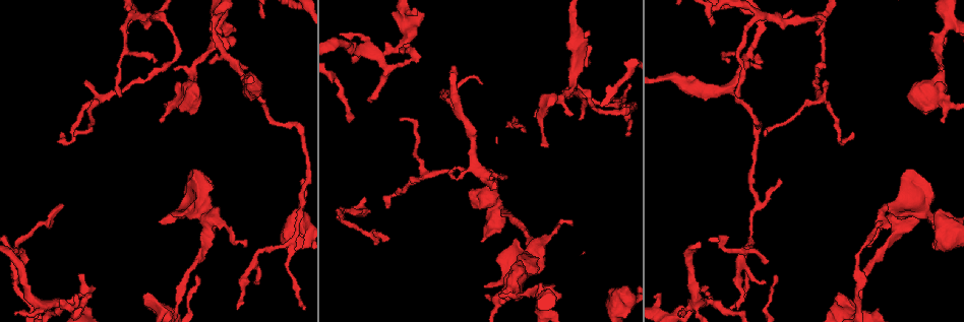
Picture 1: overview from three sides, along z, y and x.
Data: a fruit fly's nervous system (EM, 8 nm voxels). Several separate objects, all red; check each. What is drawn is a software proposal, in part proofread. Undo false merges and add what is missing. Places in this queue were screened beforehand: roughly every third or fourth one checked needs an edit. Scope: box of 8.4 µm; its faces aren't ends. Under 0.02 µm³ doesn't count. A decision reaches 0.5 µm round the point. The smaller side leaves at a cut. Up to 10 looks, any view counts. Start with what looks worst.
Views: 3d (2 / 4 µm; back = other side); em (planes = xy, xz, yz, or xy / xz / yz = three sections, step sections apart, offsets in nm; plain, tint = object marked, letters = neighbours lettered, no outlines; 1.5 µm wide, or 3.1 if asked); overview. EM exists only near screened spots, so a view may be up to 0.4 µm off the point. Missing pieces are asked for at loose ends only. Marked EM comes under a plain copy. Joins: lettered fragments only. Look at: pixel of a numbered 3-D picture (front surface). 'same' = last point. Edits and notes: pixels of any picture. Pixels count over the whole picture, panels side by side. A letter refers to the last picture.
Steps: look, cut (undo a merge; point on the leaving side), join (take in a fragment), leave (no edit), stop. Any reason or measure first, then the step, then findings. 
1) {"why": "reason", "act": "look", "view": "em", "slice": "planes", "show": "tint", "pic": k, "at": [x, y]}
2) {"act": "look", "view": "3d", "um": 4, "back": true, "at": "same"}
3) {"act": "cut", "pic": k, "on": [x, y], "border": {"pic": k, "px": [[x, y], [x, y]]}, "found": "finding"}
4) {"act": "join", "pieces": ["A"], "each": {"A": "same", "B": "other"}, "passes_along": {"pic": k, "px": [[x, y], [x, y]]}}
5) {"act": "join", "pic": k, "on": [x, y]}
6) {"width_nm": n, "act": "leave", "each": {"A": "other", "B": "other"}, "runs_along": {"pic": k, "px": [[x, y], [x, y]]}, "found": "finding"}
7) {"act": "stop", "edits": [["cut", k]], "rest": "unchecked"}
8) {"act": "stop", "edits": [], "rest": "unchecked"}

{"act": "look", "view": "3d", "um": 2, "pic": 1, "at": [382, 53]}

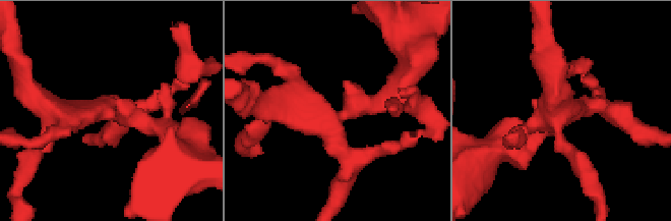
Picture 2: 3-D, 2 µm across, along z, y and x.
{"act": "look", "view": "em", "slice": "xy", "step": 8, "show": "letters", "pic": 2, "at": [106, 111]}

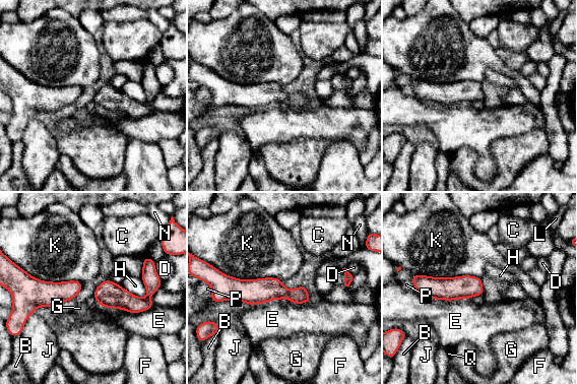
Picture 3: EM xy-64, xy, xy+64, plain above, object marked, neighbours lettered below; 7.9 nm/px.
{"why": "cut it another way", "act": "look", "view": "em", "slice": "yz", "step": 8, "show": "letters", "at": "same"}

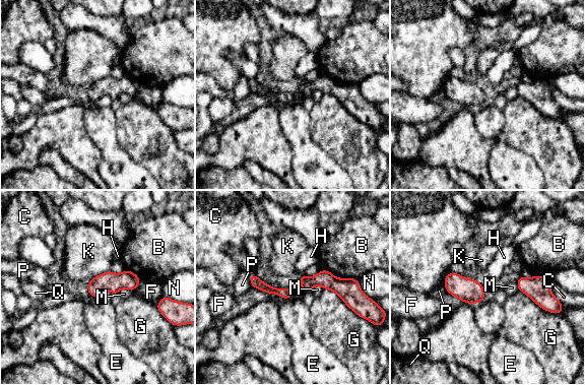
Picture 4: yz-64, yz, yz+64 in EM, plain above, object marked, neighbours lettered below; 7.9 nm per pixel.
{"longest_contact_nm": ["G", 440], "act": "leave", "each": {"B": "other", "C": "other", "E": "other", "F": "other", "G": "other", "H": "other", "K": "other", "M": "other", "N": "other", "P": "other", "Q": "other"}, "runs_along": {"pic": 4, "px": [[302, 277], [330, 281], [364, 299]]}, "found": "one cell here"}

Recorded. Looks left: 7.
{"act": "look", "view": "em", "slice": "planes", "show": "letters", "pic": 1, "at": [940, 209]}

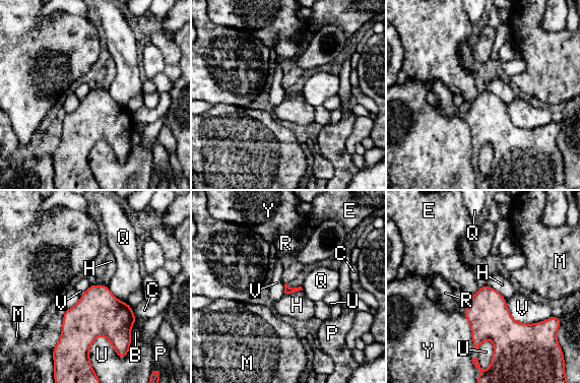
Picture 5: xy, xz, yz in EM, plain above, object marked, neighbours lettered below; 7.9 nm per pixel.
{"act": "join", "pieces": ["E"], "each": {"B": "other", "C": "other", "E": "same", "H": "other", "M": "other", "P": "other", "Q": "other", "R": "other", "U": "other", "V": "other", "Y": "other"}, "passes_along": {"pic": 5, "px": [[488, 315], [475, 293], [458, 275]]}, "found": "the cell continues"}

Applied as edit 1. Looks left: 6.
{"act": "look", "view": "overview"}

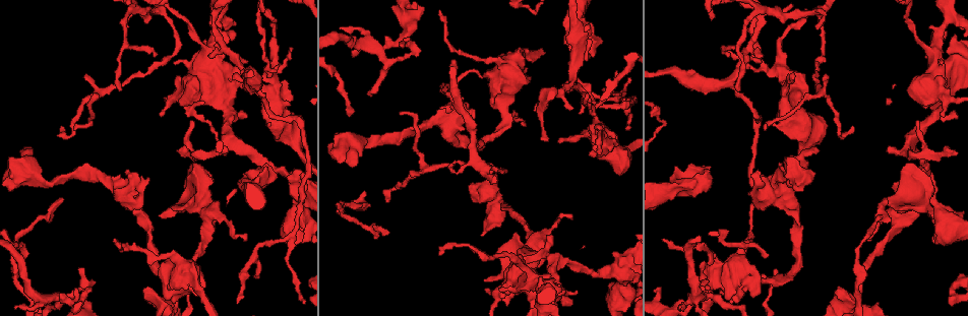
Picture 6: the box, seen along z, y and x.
{"why": "long arm stops here", "act": "look", "view": "em", "slice": "planes", "show": "tint", "pic": 6, "at": [387, 232]}

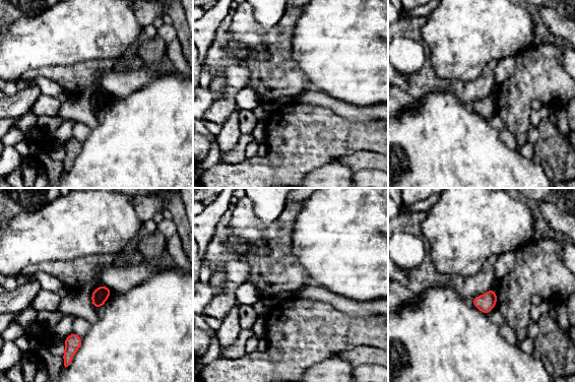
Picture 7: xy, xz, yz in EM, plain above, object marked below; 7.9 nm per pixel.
{"act": "look", "view": "em", "slice": "planes", "show": "letters", "at": "same"}

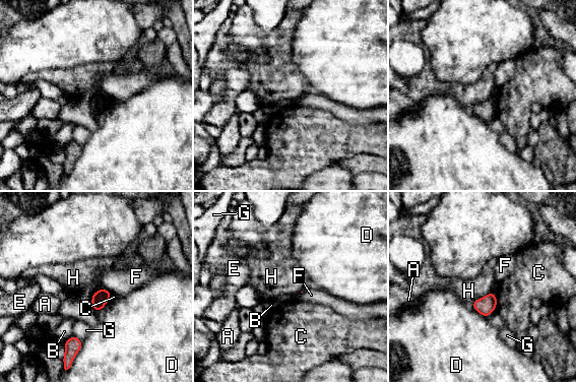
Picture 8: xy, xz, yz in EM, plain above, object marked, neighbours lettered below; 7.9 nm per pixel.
{"act": "leave", "each": {"A": "other", "B": "other", "C": "other", "D": "other", "E": "other", "F": "other", "G": "other", "H": "other"}, "border": {"pic": 8, "px": [[470, 305], [481, 314], [488, 317]]}, "found": "none of them fits"}

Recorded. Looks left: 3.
{"why": "tapers out", "act": "look", "view": "em", "slice": "planes", "show": "tint", "pic": 6, "at": [852, 126]}

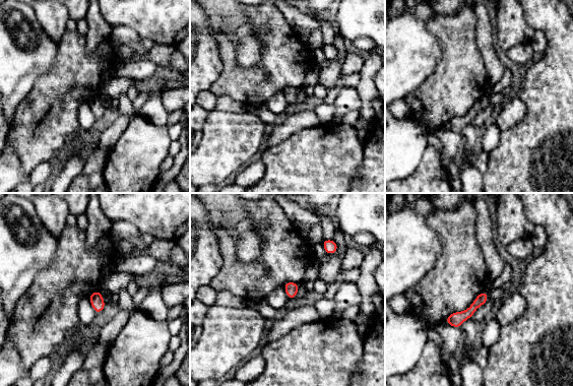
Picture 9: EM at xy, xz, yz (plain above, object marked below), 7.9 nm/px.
{"why": "see the neighbours", "act": "look", "view": "em", "slice": "planes", "show": "letters", "at": "same"}

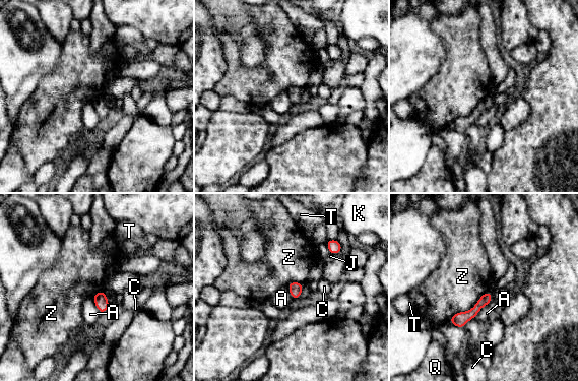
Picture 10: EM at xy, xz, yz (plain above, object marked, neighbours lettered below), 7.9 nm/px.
{"act": "leave", "each": {"A": "other", "C": "other", "J": "other", "K": "other", "Q": "other", "T": "other", "Z": "other"}, "found": "none of them fits"}

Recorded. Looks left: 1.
{"act": "stop", "edits": [["join", 5]], "rest": "unchecked"}

